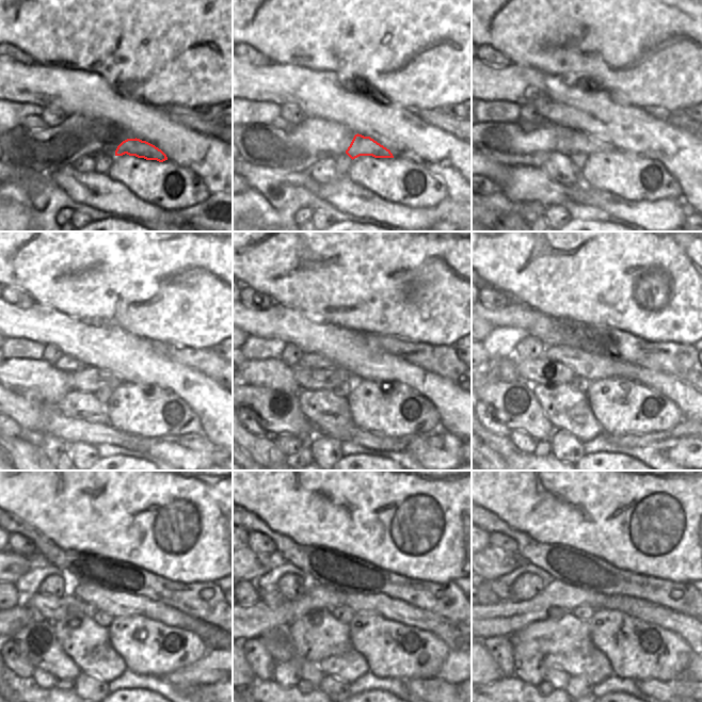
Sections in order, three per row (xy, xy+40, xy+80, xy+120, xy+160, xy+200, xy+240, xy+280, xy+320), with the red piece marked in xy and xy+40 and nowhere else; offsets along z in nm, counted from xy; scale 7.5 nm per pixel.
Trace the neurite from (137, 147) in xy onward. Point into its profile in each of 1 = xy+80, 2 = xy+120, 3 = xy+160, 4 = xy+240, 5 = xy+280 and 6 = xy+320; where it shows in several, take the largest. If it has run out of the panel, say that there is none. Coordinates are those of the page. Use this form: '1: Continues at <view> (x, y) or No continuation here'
1: Continues at xy+80 (577, 141)
2: Continues at xy+120 (89, 379)
3: Continues at xy+160 (308, 379)
4: Continues at xy+240 (67, 607)
5: Continues at xy+280 (274, 599)
6: Continues at xy+320 (503, 591).

